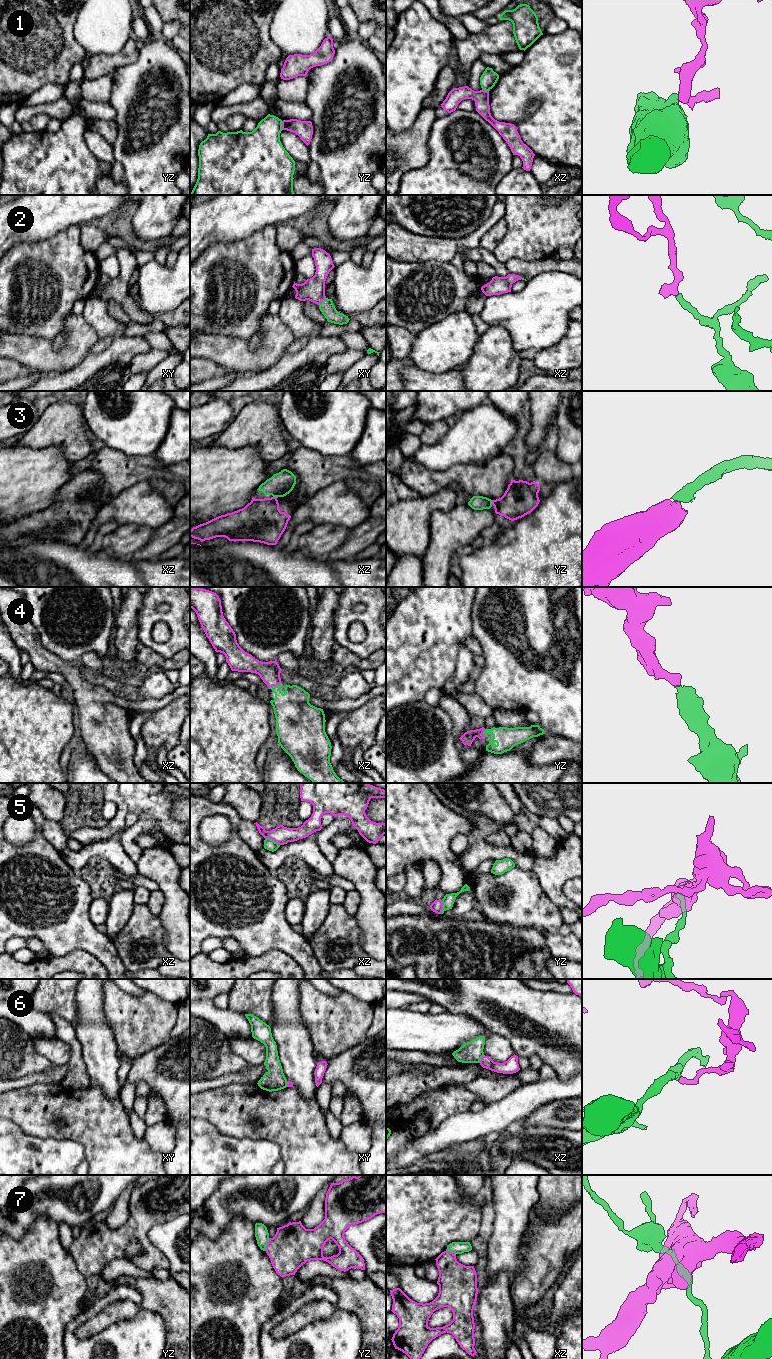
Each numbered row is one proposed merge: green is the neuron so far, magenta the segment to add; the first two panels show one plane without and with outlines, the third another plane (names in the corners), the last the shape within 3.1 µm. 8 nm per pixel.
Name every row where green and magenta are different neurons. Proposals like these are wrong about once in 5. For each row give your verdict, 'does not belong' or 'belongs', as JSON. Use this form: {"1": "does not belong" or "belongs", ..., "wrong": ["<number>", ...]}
{"1": "does not belong", "2": "belongs", "3": "belongs", "4": "belongs", "5": "does not belong", "6": "does not belong", "7": "does not belong", "wrong": ["1", "5", "6", "7"]}

